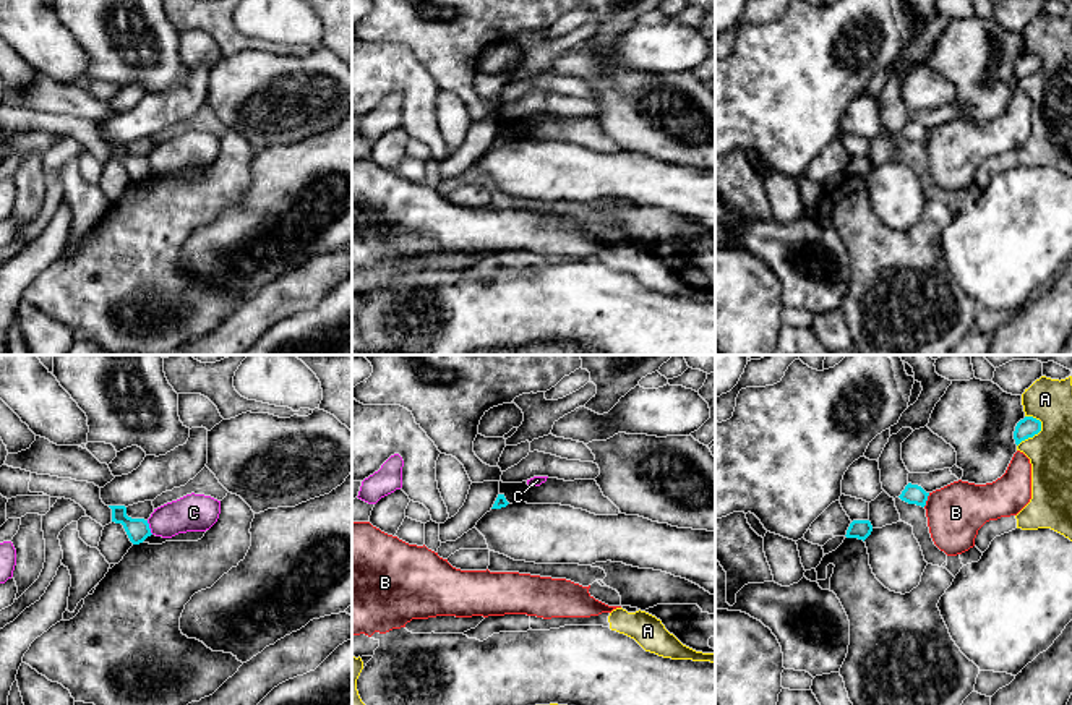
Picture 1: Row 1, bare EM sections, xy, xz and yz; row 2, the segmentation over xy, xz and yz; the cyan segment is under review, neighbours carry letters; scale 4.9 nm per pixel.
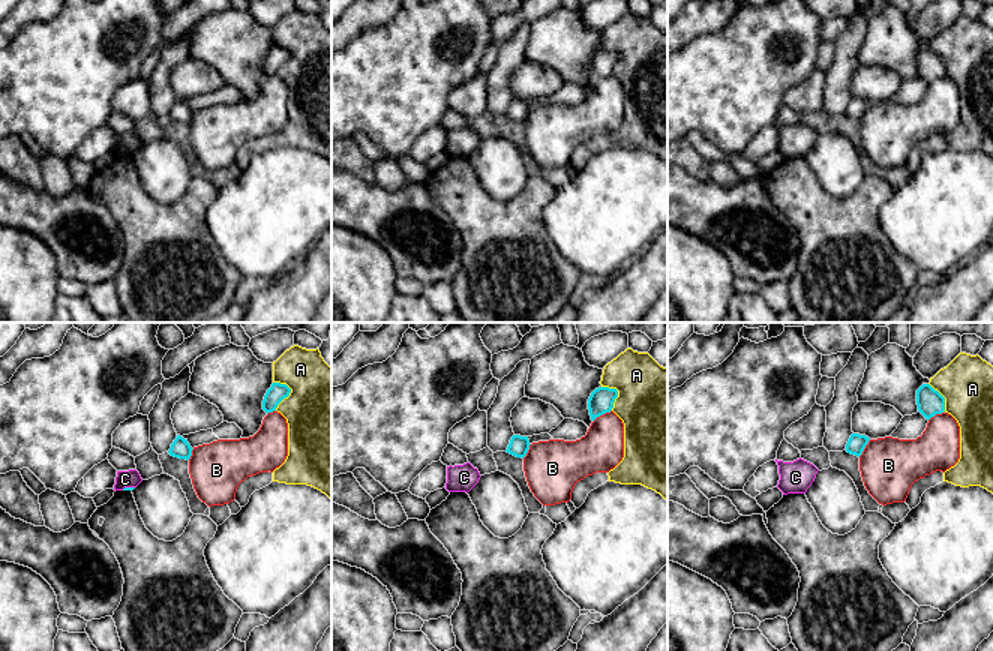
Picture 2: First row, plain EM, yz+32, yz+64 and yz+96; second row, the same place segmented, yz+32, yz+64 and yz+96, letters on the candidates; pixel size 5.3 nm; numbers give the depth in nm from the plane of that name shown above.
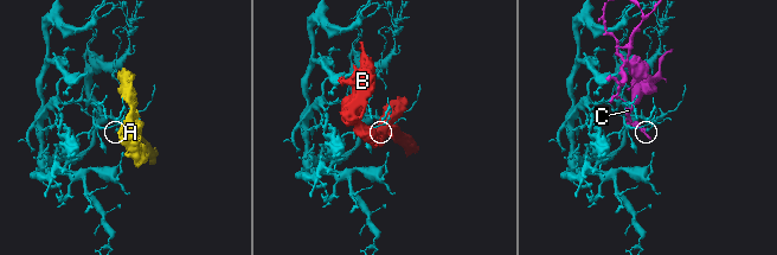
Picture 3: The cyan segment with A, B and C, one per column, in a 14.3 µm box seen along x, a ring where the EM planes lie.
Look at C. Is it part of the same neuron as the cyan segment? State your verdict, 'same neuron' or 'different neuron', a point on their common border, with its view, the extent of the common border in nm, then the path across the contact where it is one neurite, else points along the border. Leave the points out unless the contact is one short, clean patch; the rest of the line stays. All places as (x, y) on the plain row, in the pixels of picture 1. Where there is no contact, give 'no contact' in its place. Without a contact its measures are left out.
different neuron; meets cyan in xy at (148, 164); contact 80 nm long; border along xy (146, 158), (153, 170)

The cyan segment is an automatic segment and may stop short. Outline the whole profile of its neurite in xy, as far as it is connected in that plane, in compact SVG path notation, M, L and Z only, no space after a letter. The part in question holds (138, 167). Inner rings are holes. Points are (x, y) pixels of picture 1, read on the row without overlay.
M109 143L112 146L112 159L122 160L133 182L143 180L151 173L151 165L144 156L131 156L126 152L125 143Z

